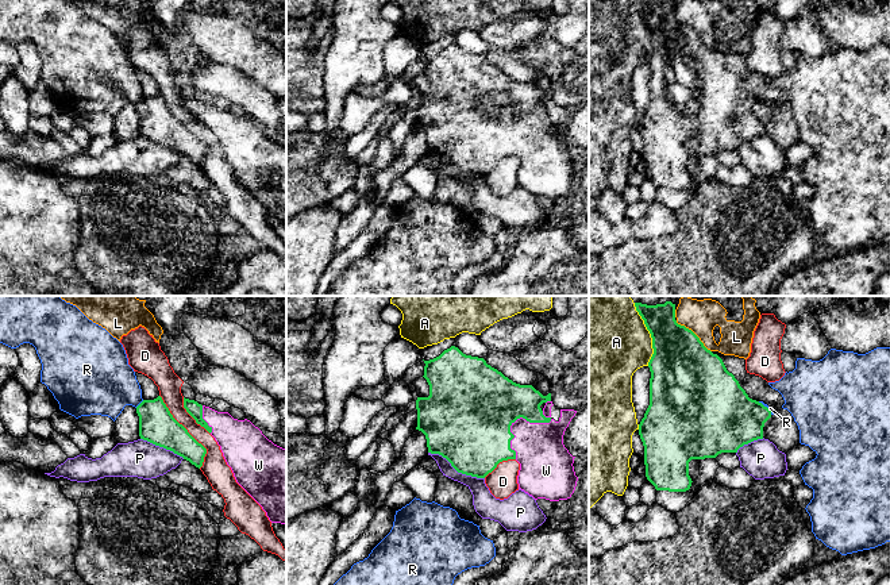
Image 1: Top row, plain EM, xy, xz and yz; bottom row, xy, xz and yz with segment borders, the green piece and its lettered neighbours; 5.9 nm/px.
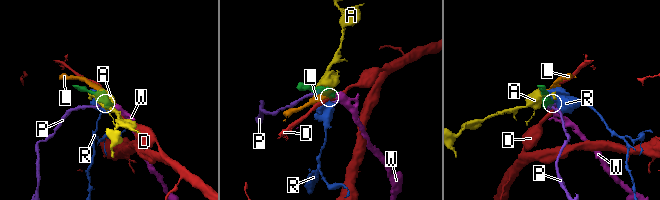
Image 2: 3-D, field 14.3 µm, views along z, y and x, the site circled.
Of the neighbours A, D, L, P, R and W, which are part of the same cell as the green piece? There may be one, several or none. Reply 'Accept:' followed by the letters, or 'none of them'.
Accept: W

